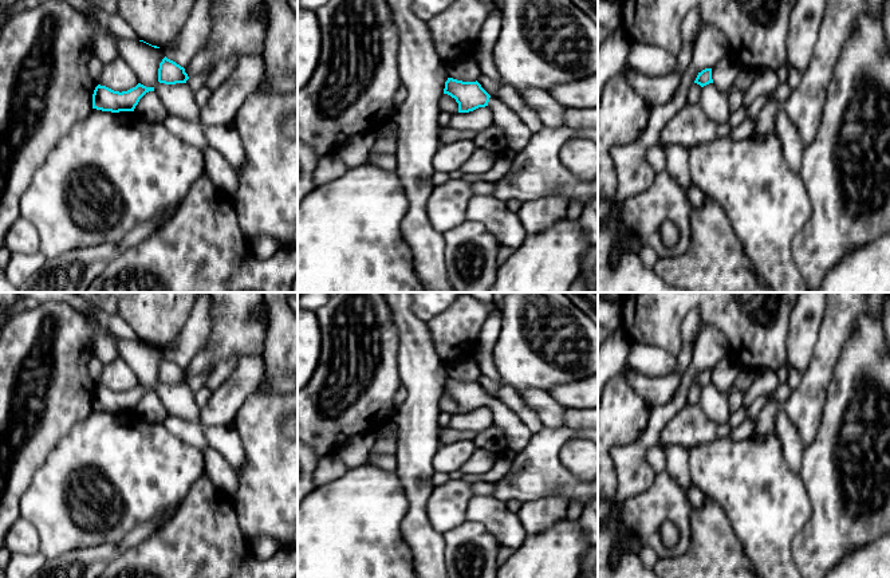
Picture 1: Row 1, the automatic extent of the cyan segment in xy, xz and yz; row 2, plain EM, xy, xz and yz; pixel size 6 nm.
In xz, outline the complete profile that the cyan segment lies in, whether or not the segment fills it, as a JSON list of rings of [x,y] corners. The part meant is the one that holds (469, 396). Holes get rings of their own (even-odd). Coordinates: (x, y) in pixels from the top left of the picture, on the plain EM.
[[[448,378],[444,394],[450,396],[458,404],[458,413],[469,413],[488,406],[493,414],[493,424],[503,429],[507,448],[519,453],[532,437],[532,432],[523,424],[519,416],[503,404],[497,397],[491,397],[481,385]]]

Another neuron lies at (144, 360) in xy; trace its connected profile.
[[[117,337],[115,343],[119,357],[129,363],[139,384],[146,388],[154,388],[158,382],[160,363],[166,357],[165,350],[119,337]]]

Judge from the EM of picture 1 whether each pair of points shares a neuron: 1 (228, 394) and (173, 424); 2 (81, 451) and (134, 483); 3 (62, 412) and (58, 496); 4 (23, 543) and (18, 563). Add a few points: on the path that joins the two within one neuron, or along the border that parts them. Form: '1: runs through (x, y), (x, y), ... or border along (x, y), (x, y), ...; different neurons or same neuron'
1: runs through (216, 409), (199, 427), (188, 427); same neuron
2: runs through (94, 463), (101, 464), (107, 471), (121, 471); same neuron
3: border along (83, 419), (71, 428), (40, 464); different neurons
4: border along (39, 550), (31, 554), (14, 554); different neurons

